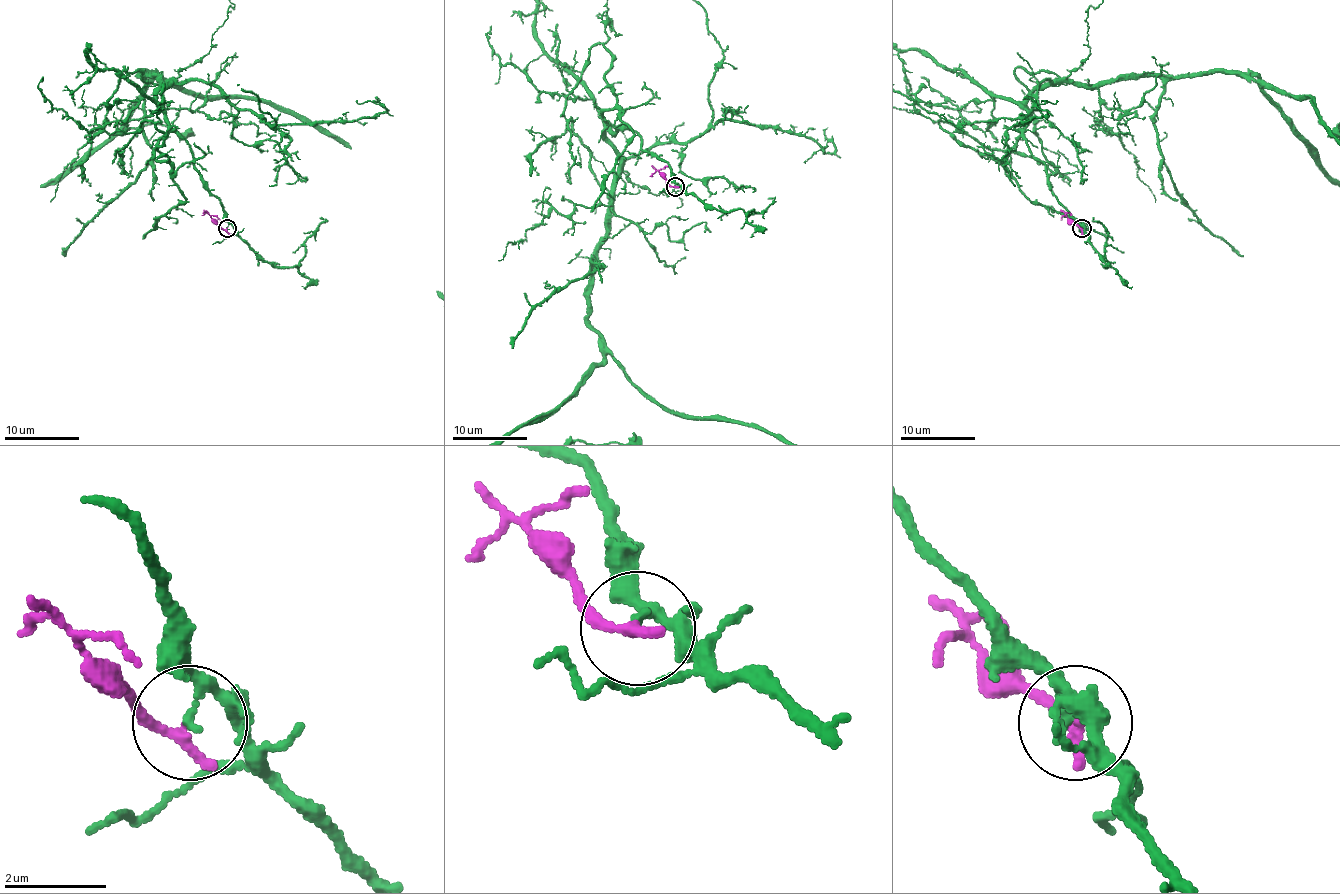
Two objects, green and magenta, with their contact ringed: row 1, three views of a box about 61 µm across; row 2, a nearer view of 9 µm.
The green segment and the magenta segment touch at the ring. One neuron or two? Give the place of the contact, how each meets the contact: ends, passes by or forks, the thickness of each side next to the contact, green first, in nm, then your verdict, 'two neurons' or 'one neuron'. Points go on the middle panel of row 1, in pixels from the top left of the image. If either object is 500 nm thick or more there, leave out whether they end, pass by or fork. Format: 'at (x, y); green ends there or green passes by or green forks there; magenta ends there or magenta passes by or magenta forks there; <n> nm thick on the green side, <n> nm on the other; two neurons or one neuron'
at (675, 186); green passes by; magenta ends there; 140 nm thick on the green side, 200 nm on the other; two neurons

